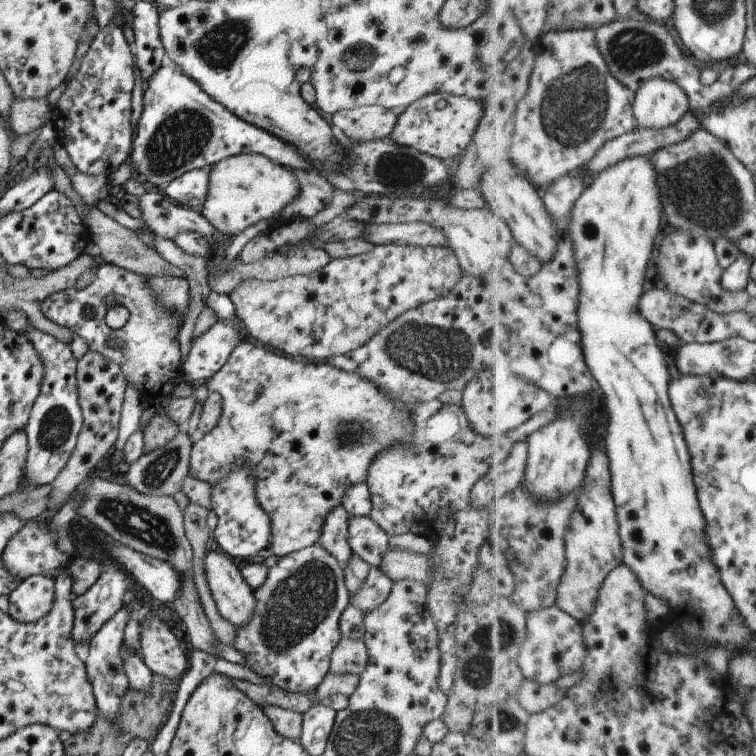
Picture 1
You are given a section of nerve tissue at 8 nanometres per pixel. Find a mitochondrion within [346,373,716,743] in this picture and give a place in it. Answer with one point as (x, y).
(488, 640)

